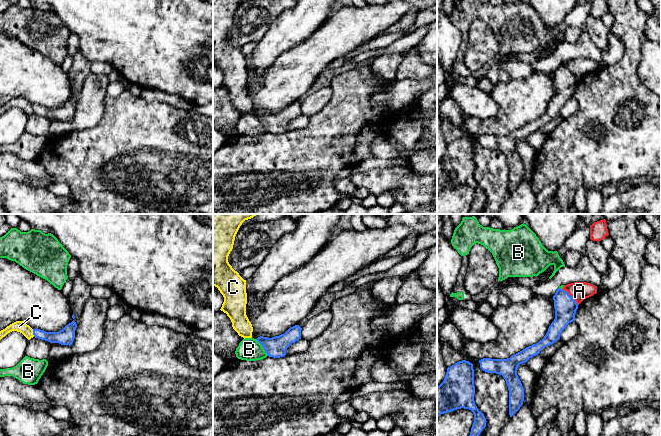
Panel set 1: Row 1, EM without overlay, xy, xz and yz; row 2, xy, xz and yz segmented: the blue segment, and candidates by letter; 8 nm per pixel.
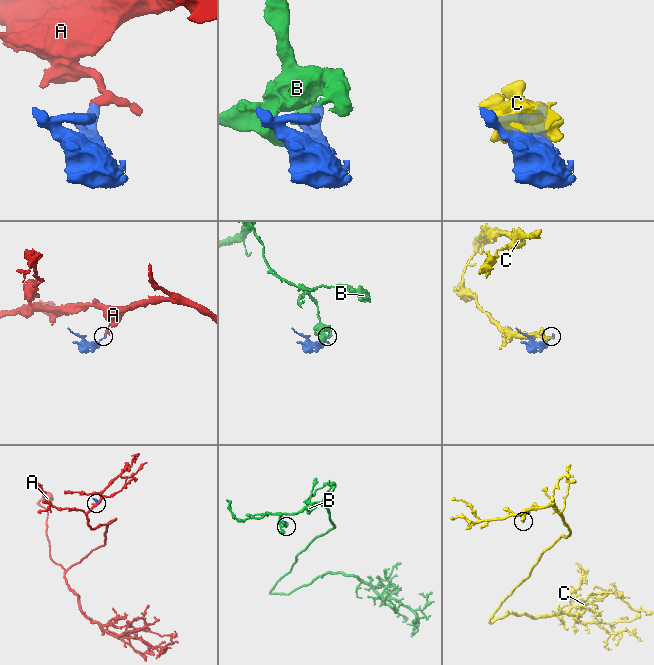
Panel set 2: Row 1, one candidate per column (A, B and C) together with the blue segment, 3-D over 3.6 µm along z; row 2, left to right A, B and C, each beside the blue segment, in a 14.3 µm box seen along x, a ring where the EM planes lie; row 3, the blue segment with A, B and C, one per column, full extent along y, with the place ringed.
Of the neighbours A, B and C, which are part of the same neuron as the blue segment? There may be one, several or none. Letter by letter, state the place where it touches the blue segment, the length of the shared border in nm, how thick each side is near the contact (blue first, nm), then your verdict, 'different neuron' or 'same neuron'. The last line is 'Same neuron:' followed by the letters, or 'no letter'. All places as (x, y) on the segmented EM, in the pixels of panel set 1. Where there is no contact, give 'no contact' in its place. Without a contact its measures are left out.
A: contact yz (571, 296); length 180 nm; calibres 180 and 150 nm; different neuron
B: contact xz (263, 347); length 170 nm; calibres 170 and 190 nm; different neuron
C: contact xy (33, 333); length 70 nm; calibres 120 and 90 nm; different neuron
Same neuron: no letter

